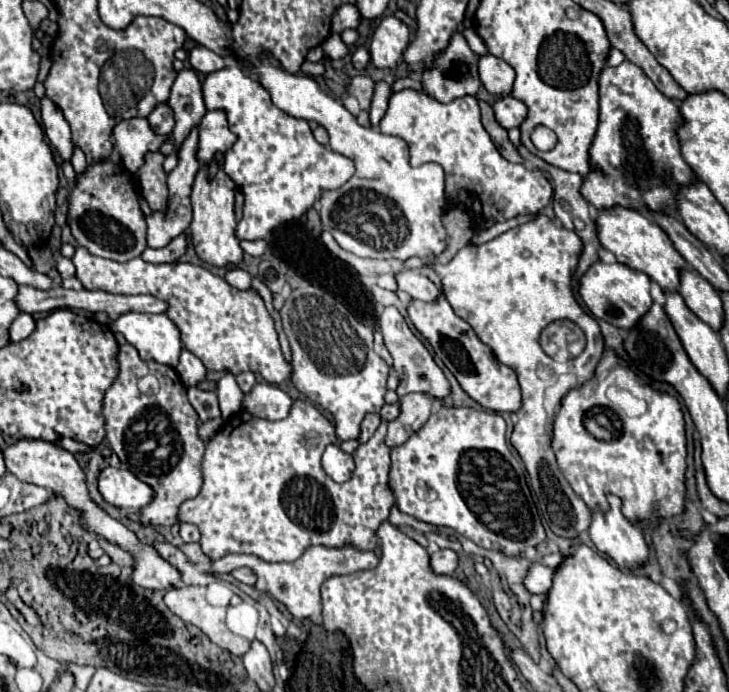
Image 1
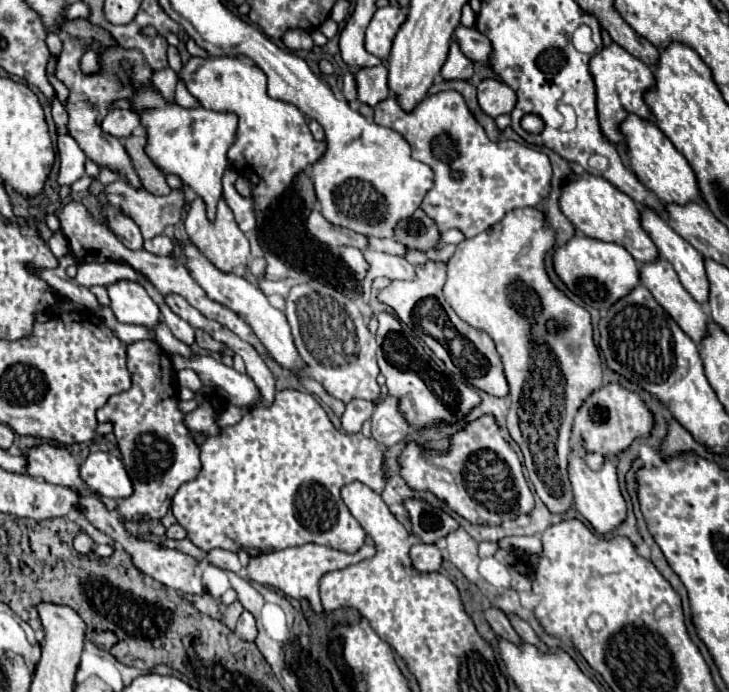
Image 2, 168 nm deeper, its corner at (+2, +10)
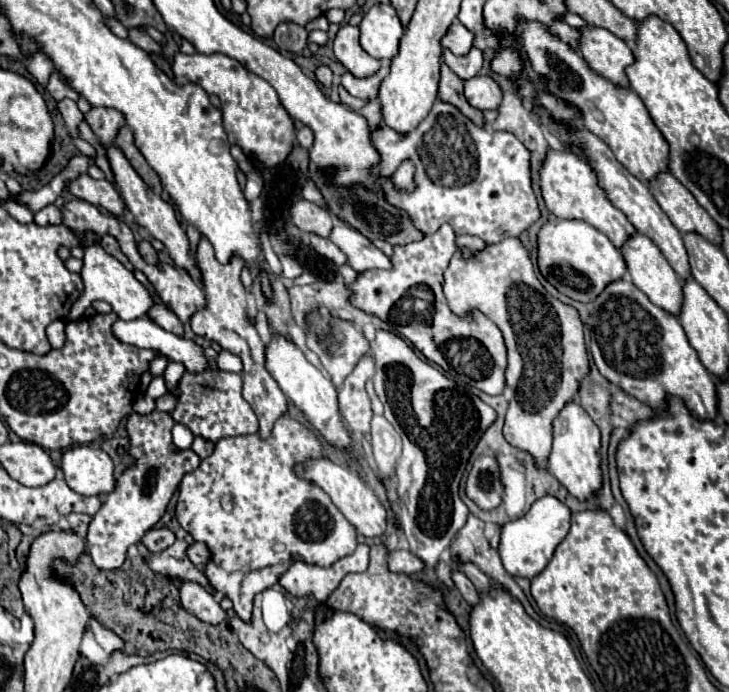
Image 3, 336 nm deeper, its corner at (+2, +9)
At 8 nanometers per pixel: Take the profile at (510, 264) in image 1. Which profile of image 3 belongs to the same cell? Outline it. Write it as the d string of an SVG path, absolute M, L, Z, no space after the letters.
M509 237L495 245L487 245L481 253L475 253L475 257L467 261L455 255L445 271L443 289L453 313L465 315L467 311L479 309L501 329L507 347L507 385L515 389L515 399L509 401L503 435L511 445L527 449L535 457L535 461L539 461L539 465L545 467L547 453L551 451L551 421L555 419L555 413L563 409L563 401L575 399L579 381L589 373L589 361L583 341L583 323L579 319L577 309L545 293L543 285L535 277L529 253L517 237Z

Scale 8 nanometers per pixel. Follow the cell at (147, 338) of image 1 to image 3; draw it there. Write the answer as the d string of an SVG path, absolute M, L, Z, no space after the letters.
M95 243L91 247L85 247L85 255L83 255L83 269L81 269L81 279L83 279L83 285L85 285L85 293L83 297L79 297L79 301L73 305L71 313L67 318L71 321L79 319L81 315L84 315L87 307L95 301L95 299L101 299L101 301L107 301L113 311L119 315L119 319L123 321L131 321L131 319L139 319L143 317L149 307L153 305L153 299L147 291L147 287L143 283L139 283L135 279L135 275L125 269L115 257L111 257L103 247L101 243Z

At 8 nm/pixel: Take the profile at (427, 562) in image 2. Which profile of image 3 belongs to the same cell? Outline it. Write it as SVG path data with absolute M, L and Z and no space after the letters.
M393 551L387 557L387 567L389 567L391 573L409 575L409 573L421 571L423 569L423 563L417 557L413 557L409 551Z

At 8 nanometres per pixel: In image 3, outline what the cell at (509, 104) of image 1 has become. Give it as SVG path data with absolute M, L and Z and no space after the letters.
M475 75L467 81L463 81L465 87L465 99L469 101L471 107L475 109L497 109L499 101L501 101L501 89L499 85L491 79L491 77L483 77L483 75Z

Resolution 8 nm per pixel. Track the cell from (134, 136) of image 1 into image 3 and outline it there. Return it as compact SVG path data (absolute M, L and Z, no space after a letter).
M93 107L85 113L85 121L91 127L91 131L105 143L113 143L115 141L115 133L119 131L121 123L123 123L123 115L115 113L115 109L107 109L107 107Z

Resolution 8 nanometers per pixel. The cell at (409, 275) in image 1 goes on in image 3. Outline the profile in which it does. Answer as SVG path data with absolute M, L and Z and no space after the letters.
M335 221L329 239L347 255L347 263L355 271L367 271L367 269L389 269L391 261L387 255L383 255L367 237L363 237L359 231L347 227L341 221Z

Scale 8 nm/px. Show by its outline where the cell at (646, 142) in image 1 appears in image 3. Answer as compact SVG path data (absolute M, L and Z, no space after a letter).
M589 23L579 29L579 35L581 35L579 51L591 65L591 69L607 77L609 81L615 81L615 85L629 87L627 75L623 73L623 69L631 65L629 45L611 31L603 27L593 27Z

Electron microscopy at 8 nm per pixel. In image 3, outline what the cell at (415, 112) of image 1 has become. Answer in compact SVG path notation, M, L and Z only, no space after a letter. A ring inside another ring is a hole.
M437 101L423 123L409 135L399 135L381 125L373 133L373 145L381 161L369 173L383 179L379 187L385 199L405 211L423 235L431 235L443 223L449 223L457 235L477 235L487 243L499 243L505 237L517 237L539 217L531 189L531 153L513 133L477 127L453 105ZM405 159L415 165L413 191L397 189L389 181Z

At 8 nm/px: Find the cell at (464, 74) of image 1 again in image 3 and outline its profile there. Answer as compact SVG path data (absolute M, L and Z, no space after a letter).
M449 49L443 51L447 65L461 77L461 79L471 79L479 73L481 63L483 63L483 55L479 49L471 49L467 55L453 55Z

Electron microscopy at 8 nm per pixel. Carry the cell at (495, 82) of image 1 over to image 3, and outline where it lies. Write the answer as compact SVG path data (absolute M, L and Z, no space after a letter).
M455 19L447 29L447 33L441 37L441 47L449 49L455 55L463 55L473 47L471 41L473 41L473 33Z

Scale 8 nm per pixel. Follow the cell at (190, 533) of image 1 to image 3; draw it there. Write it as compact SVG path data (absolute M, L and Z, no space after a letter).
M151 529L143 535L141 543L151 551L151 553L157 553L157 551L165 551L169 545L175 543L175 535L169 531L169 529Z

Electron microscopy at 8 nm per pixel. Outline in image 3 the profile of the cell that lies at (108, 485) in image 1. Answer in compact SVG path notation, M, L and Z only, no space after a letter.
M87 445L67 449L61 457L61 469L71 489L83 495L109 493L115 487L113 461L109 455L89 455Z

